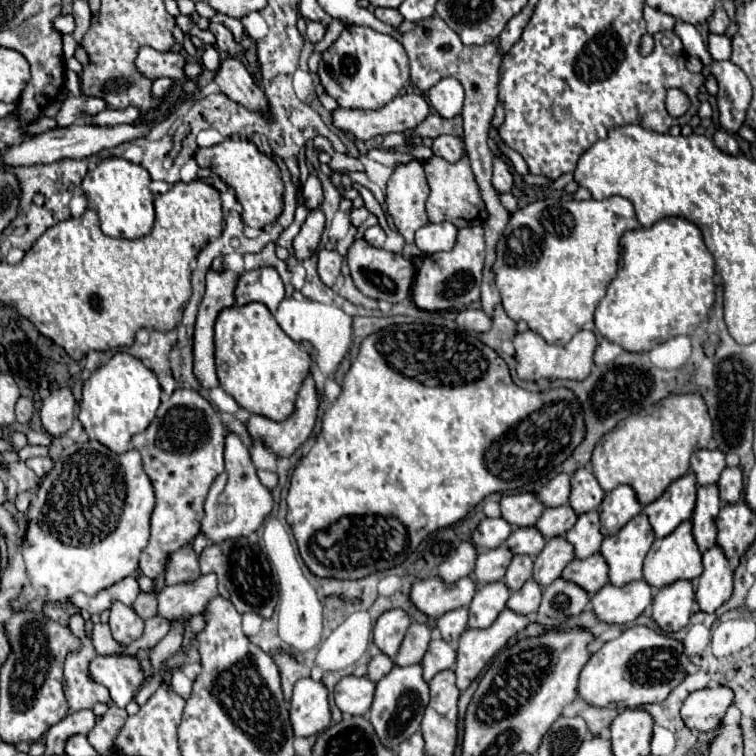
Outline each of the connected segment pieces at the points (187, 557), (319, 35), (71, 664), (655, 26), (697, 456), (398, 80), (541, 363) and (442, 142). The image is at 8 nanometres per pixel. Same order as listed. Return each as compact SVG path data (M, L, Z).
M184 544L180 550L172 552L166 560L166 584L174 582L192 582L200 576L198 554L192 550L192 544Z
M308 22L308 30L306 30L306 38L310 40L310 42L320 42L322 38L324 38L324 32L326 32L326 28L320 24L320 22Z
M72 614L68 626L82 638L82 650L78 654L68 654L64 664L64 694L68 698L70 712L92 708L96 702L110 702L108 690L92 682L88 676L88 664L96 656L96 650L92 640L84 634L84 618L80 614Z
M644 4L644 20L646 20L646 28L650 34L672 30L676 24L676 18L670 18L670 14L662 14L660 10L654 10L648 4Z
M698 450L690 458L690 468L696 476L698 486L716 484L722 470L726 468L724 454L720 450Z
M346 26L340 38L322 52L318 76L338 106L380 110L408 84L410 66L406 50L402 50L402 44L390 34L380 34L368 26Z
M526 330L516 334L514 348L516 348L516 362L518 362L518 378L522 380L538 380L538 378L568 378L568 380L582 380L588 378L592 370L592 356L598 342L592 330L580 330L568 344L548 344L538 332Z
M442 134L438 138L434 138L432 144L432 152L440 158L444 158L446 162L454 164L458 162L464 154L466 154L466 146L464 140L460 136L450 136L450 134Z

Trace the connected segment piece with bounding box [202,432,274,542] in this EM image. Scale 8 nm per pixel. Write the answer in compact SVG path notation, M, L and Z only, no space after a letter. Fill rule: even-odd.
M226 434L226 448L224 448L224 472L214 480L210 486L206 504L204 504L204 518L202 518L202 532L212 542L222 542L226 538L240 538L250 536L258 530L258 526L264 522L264 518L272 510L272 494L266 486L260 484L256 476L256 468L250 460L248 448L242 444L242 440L234 434Z

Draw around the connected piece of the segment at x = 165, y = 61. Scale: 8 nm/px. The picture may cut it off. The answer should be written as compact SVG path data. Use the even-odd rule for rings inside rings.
M142 46L136 56L136 68L150 80L172 78L182 80L186 58L180 52L158 52L150 46Z

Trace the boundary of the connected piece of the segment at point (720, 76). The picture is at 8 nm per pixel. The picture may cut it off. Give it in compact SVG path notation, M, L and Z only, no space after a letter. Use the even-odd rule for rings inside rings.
M712 60L710 66L706 66L706 72L712 74L718 82L718 112L720 112L720 124L730 134L736 134L738 128L744 124L748 104L752 100L752 86L734 66L730 60Z

